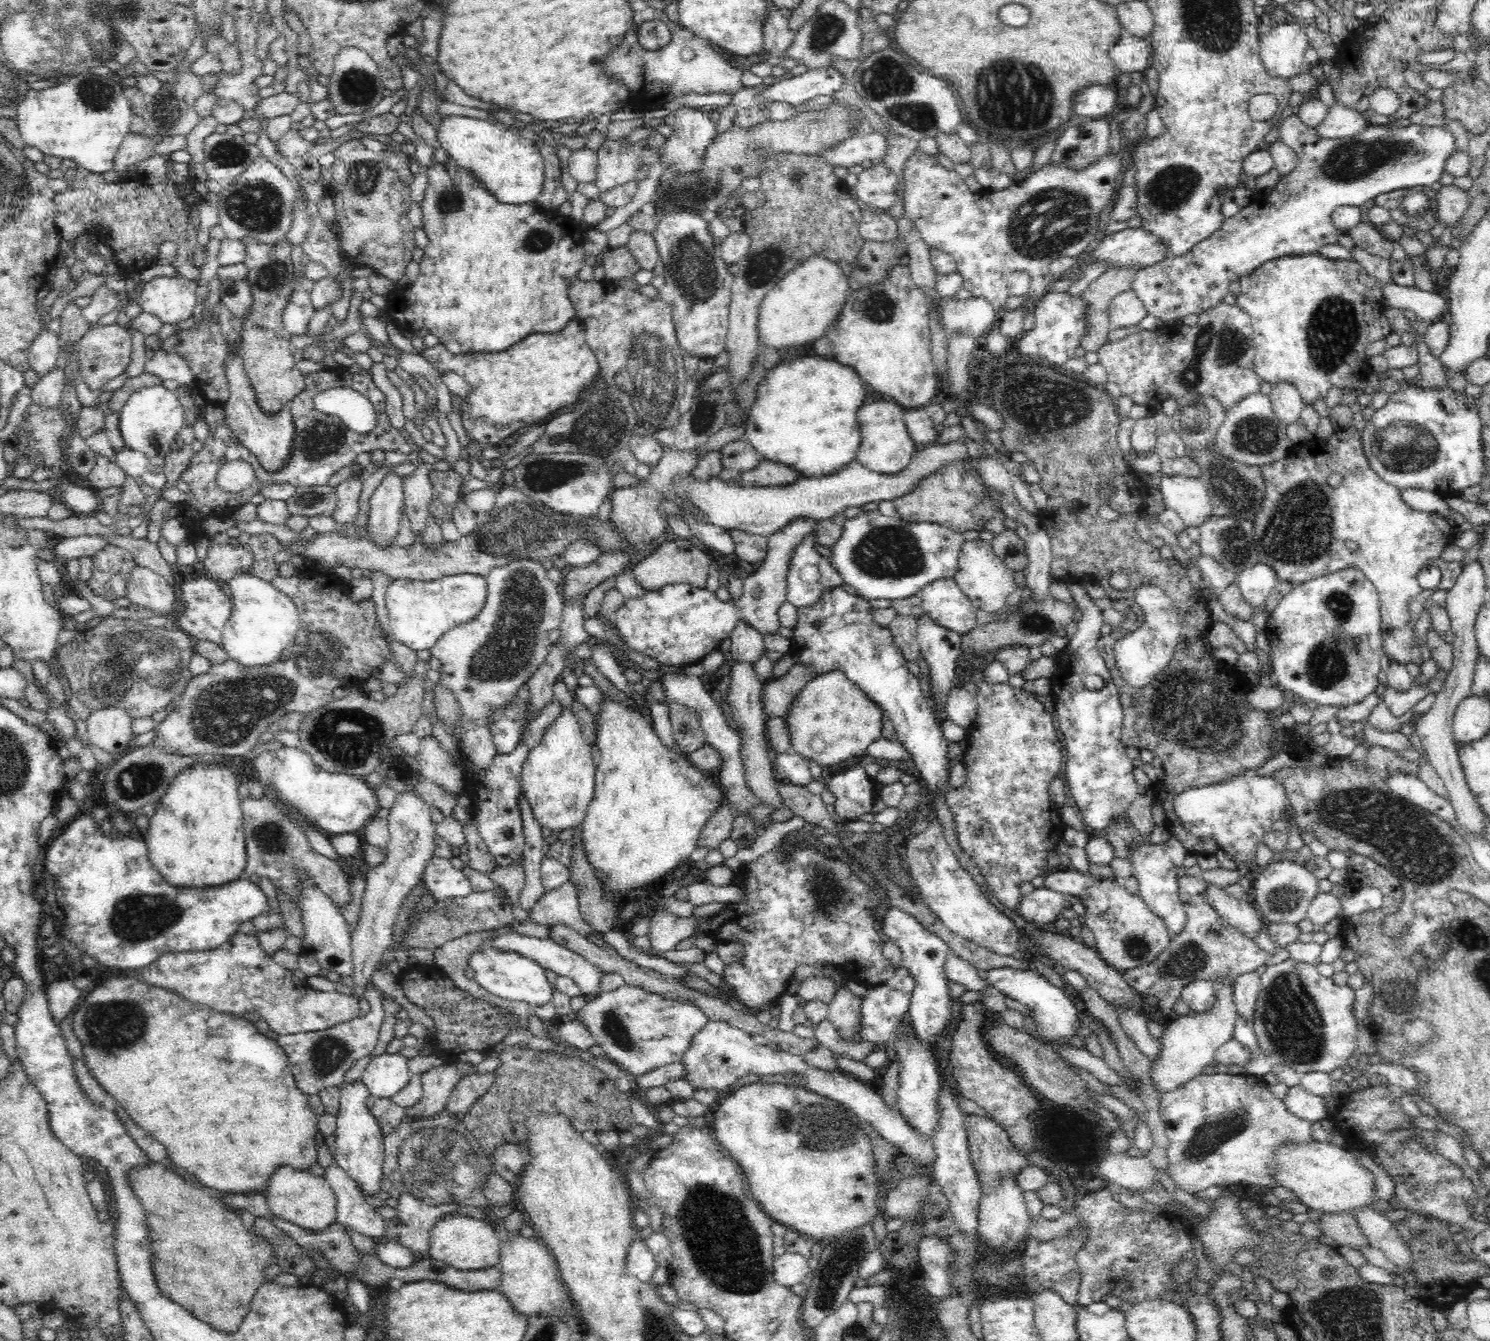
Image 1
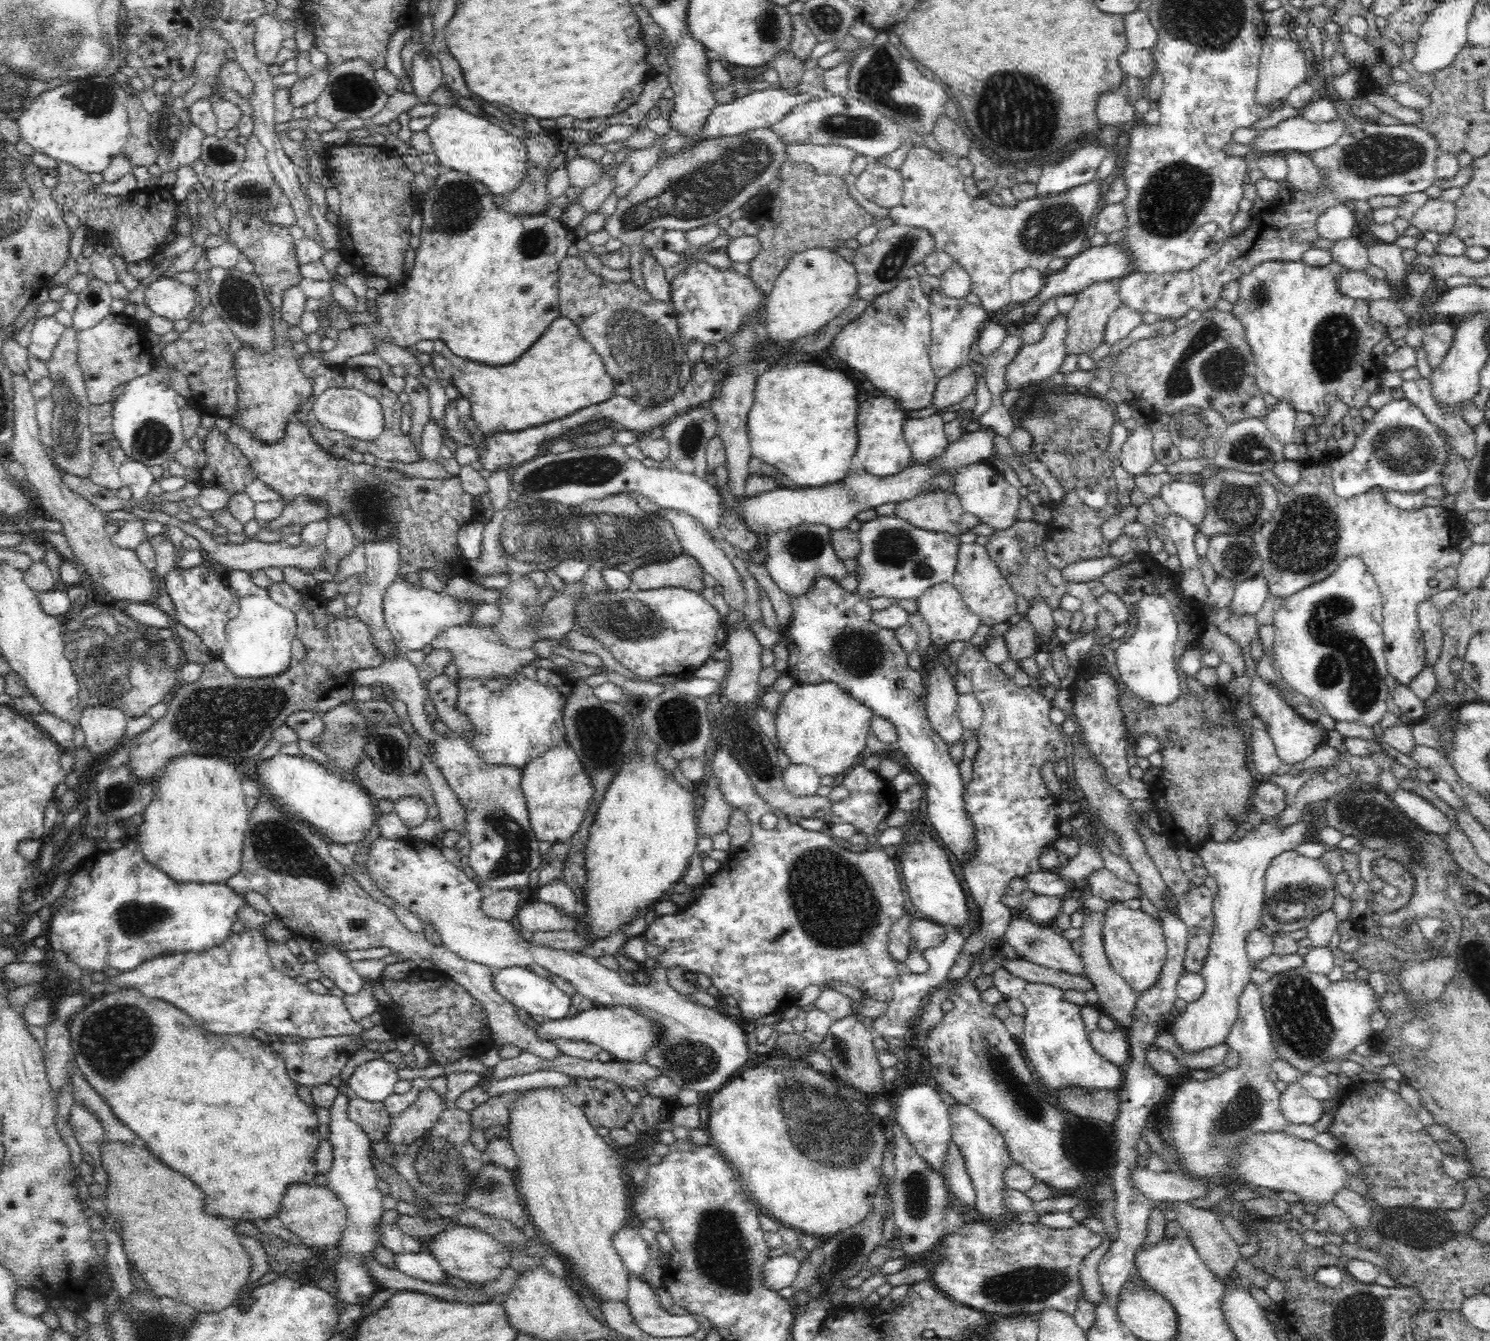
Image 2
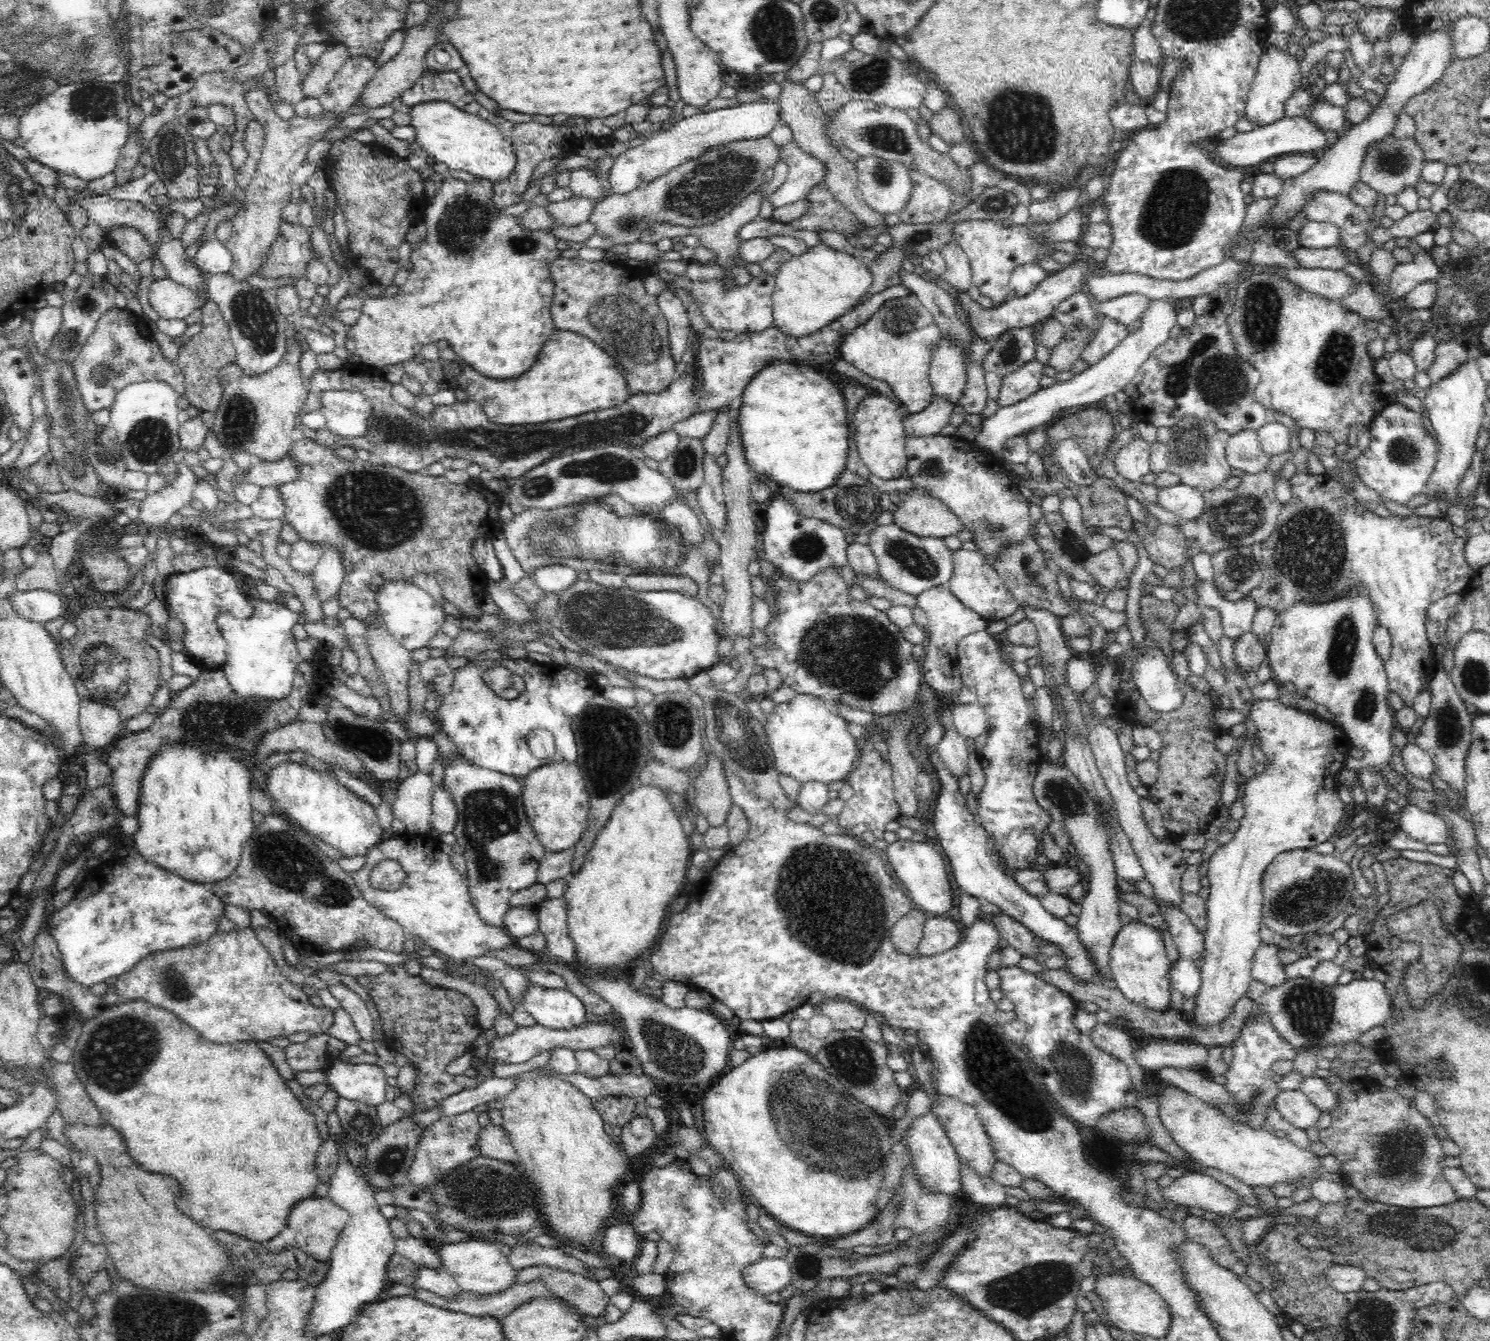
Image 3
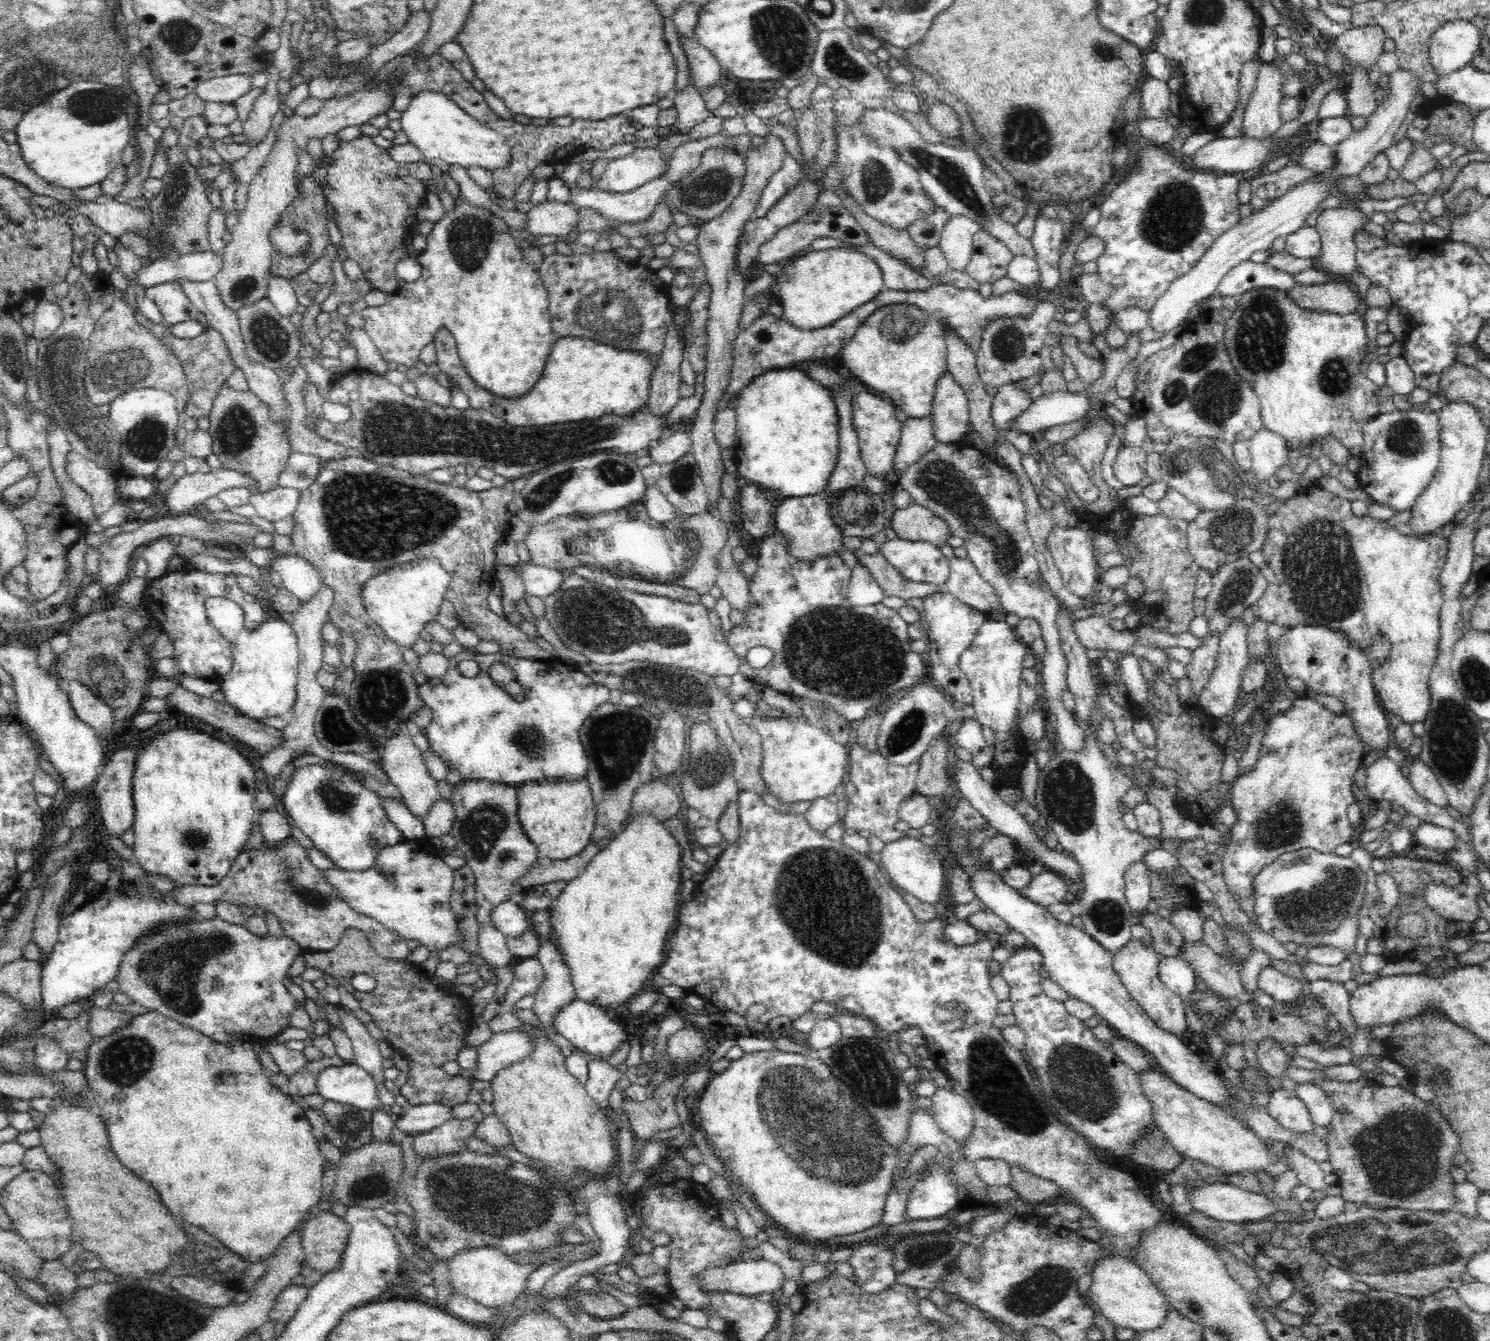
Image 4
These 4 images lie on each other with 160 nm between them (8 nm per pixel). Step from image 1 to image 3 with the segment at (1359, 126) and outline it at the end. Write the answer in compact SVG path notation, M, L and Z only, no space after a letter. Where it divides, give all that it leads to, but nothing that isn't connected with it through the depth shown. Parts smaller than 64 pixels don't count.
M1308 116L1296 118L1282 118L1270 126L1256 127L1248 132L1237 133L1235 136L1217 141L1214 150L1216 157L1222 160L1222 164L1237 166L1256 166L1264 162L1275 160L1282 155L1291 153L1316 153L1326 148L1326 137L1324 131L1313 124Z

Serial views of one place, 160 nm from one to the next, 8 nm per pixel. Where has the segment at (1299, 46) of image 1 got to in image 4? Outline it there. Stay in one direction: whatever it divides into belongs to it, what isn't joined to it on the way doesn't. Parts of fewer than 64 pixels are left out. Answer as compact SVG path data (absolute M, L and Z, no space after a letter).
M1272 61L1262 62L1254 91L1244 110L1244 137L1265 139L1282 127L1284 123L1280 113L1280 100L1285 97L1282 86L1286 76Z

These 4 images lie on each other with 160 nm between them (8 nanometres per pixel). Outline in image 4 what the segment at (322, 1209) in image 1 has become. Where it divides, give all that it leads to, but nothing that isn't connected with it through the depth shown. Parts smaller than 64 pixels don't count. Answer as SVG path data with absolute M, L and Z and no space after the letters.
M310 1211L303 1220L302 1246L306 1262L326 1274L338 1268L350 1225L331 1212Z

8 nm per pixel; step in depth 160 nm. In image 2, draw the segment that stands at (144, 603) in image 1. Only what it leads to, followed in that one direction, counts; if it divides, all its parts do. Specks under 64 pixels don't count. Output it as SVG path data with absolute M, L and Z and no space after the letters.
M14 374L14 418L13 437L10 441L12 448L9 450L7 461L16 461L26 471L26 479L32 484L33 490L40 498L42 509L47 512L49 519L58 520L63 525L62 534L66 537L70 548L77 560L78 566L94 580L98 586L108 591L107 595L112 601L123 601L124 603L152 604L154 598L158 597L159 587L156 583L154 570L149 570L140 563L136 551L118 548L112 544L110 535L105 530L110 519L103 514L104 511L98 506L91 504L86 498L75 494L63 482L63 472L57 469L51 452L44 447L40 440L40 429L35 415L34 396L30 393L31 383L25 374Z

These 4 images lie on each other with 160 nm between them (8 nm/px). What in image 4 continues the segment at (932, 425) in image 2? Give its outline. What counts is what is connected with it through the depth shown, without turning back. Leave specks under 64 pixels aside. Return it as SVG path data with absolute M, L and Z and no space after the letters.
M964 442L958 443L936 443L934 449L910 464L906 468L902 478L896 481L897 489L905 490L910 494L912 504L920 504L929 508L937 516L940 516L950 528L951 534L964 540L967 548L967 556L979 570L982 578L986 580L998 594L1001 608L1010 614L1016 614L1018 618L1033 618L1040 623L1041 636L1044 637L1045 651L1039 657L1038 669L1041 677L1040 698L1044 706L1052 728L1054 744L1058 750L1080 752L1085 748L1087 736L1085 731L1078 725L1073 711L1068 711L1062 703L1062 696L1068 689L1066 674L1068 674L1068 659L1062 649L1060 631L1056 627L1059 606L1054 599L1048 586L1044 587L1045 579L1039 572L1037 559L1037 548L1030 535L1026 523L1026 508L1021 498L1021 491L1017 480L1009 476L1005 468L1001 468L993 462L990 456L982 448L973 448Z

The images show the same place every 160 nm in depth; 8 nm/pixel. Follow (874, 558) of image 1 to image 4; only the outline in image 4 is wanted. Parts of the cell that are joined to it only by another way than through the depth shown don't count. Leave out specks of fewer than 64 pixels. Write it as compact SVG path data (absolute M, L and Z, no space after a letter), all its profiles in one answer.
M891 534L890 539L881 544L879 553L905 578L912 583L943 584L947 583L950 567L949 559L942 554L938 545L926 541L908 541Z

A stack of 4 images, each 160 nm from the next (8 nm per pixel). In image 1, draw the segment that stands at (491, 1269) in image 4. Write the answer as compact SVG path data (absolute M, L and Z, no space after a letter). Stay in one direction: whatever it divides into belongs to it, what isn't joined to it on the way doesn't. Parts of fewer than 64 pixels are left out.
M454 1211L439 1218L434 1225L427 1256L461 1271L480 1270L499 1263L500 1249L501 1241L492 1225L482 1219L462 1216L460 1212Z

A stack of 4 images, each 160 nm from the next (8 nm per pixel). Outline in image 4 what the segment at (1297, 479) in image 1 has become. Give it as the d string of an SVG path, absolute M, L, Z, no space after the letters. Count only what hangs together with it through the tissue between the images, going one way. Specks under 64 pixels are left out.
M1307 486L1280 505L1270 518L1264 547L1247 556L1267 580L1266 592L1251 608L1256 618L1284 628L1306 624L1340 629L1352 645L1366 654L1377 634L1384 633L1390 641L1391 655L1382 664L1370 664L1380 703L1389 716L1398 715L1410 725L1424 722L1431 703L1429 676L1441 637L1440 612L1444 598L1440 574L1448 549L1449 538L1435 534L1415 538L1403 529L1390 527L1386 521L1356 516L1348 500L1322 487Z

